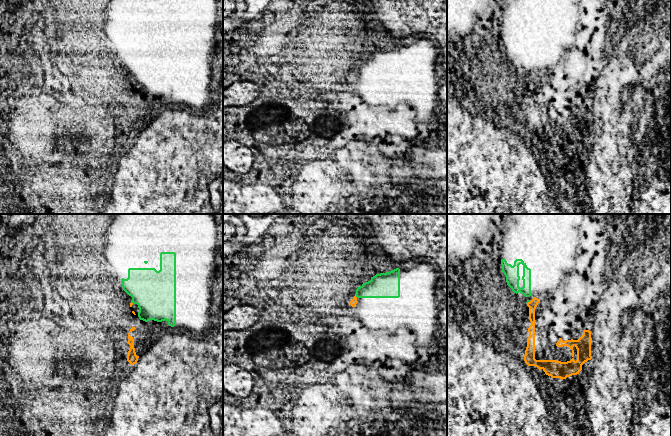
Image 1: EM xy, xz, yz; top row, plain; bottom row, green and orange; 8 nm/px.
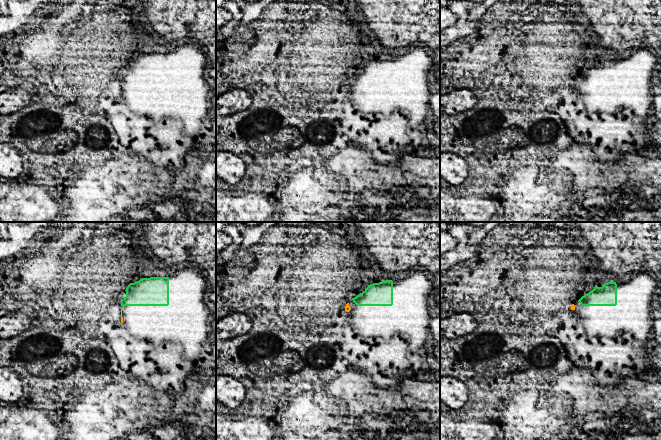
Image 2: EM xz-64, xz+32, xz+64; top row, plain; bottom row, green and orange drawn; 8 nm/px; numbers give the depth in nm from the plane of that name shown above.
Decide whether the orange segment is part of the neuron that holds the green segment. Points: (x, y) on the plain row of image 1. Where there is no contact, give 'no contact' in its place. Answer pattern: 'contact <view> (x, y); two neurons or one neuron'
contact xz (356, 72); one neuron

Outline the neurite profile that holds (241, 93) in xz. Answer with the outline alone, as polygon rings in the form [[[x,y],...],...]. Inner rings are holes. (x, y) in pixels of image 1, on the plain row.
[[[238,81],[223,89],[223,107],[245,106],[259,97],[259,87],[252,81]]]

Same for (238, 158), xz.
[[[237,141],[223,142],[223,165],[235,174],[246,174],[253,166],[251,150]]]

